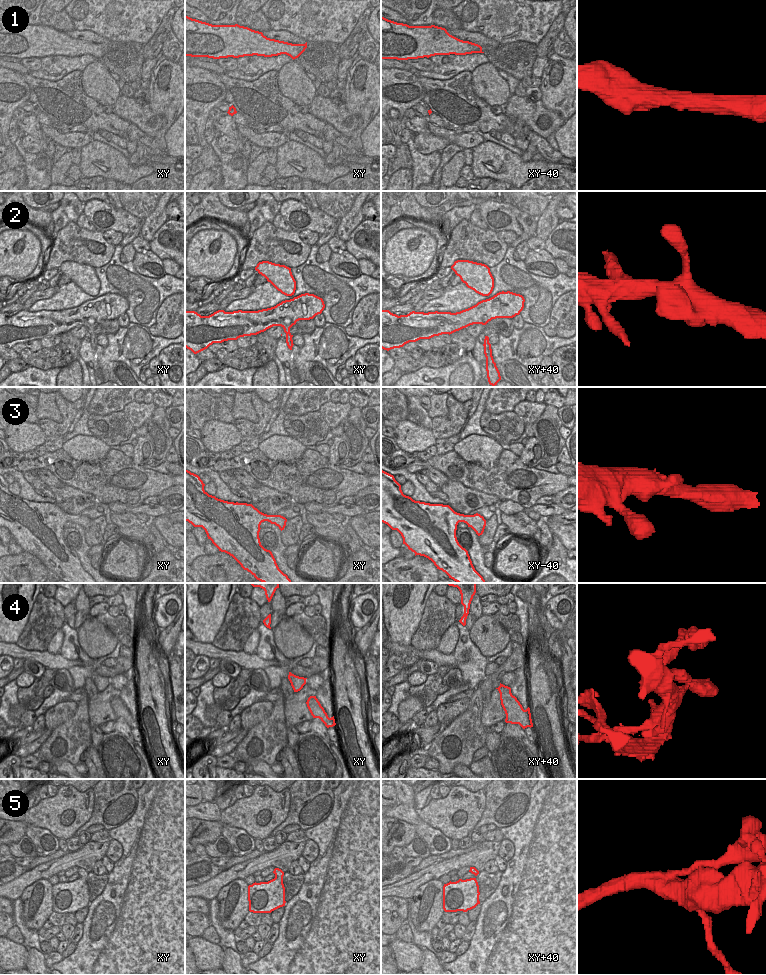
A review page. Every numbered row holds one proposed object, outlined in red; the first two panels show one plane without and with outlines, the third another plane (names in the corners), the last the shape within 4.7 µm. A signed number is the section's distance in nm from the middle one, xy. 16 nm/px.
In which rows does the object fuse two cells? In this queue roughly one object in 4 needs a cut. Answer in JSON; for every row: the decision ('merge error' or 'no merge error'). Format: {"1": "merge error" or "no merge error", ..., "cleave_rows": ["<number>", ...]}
{"1": "no merge error", "2": "no merge error", "3": "no merge error", "4": "no merge error", "5": "no merge error", "cleave_rows": []}

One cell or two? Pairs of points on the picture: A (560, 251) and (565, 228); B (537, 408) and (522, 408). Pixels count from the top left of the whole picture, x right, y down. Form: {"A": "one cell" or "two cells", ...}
{"A": "one cell", "B": "one cell"}

